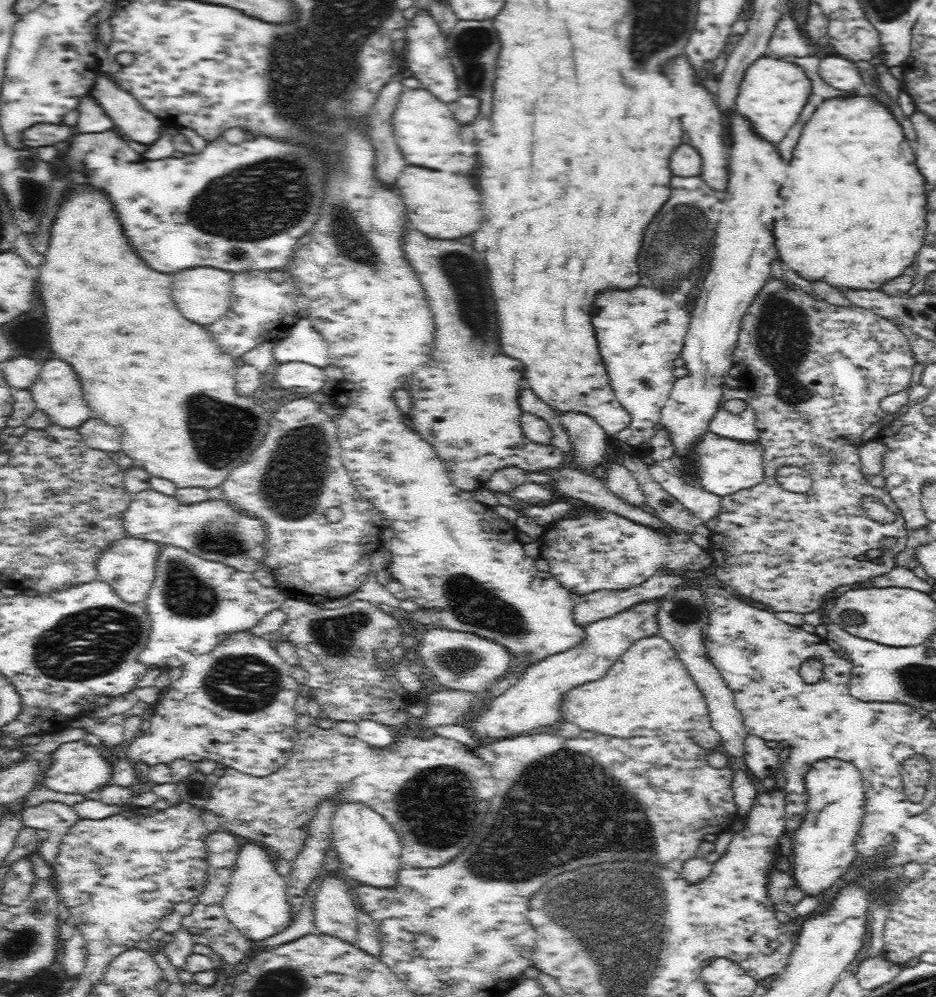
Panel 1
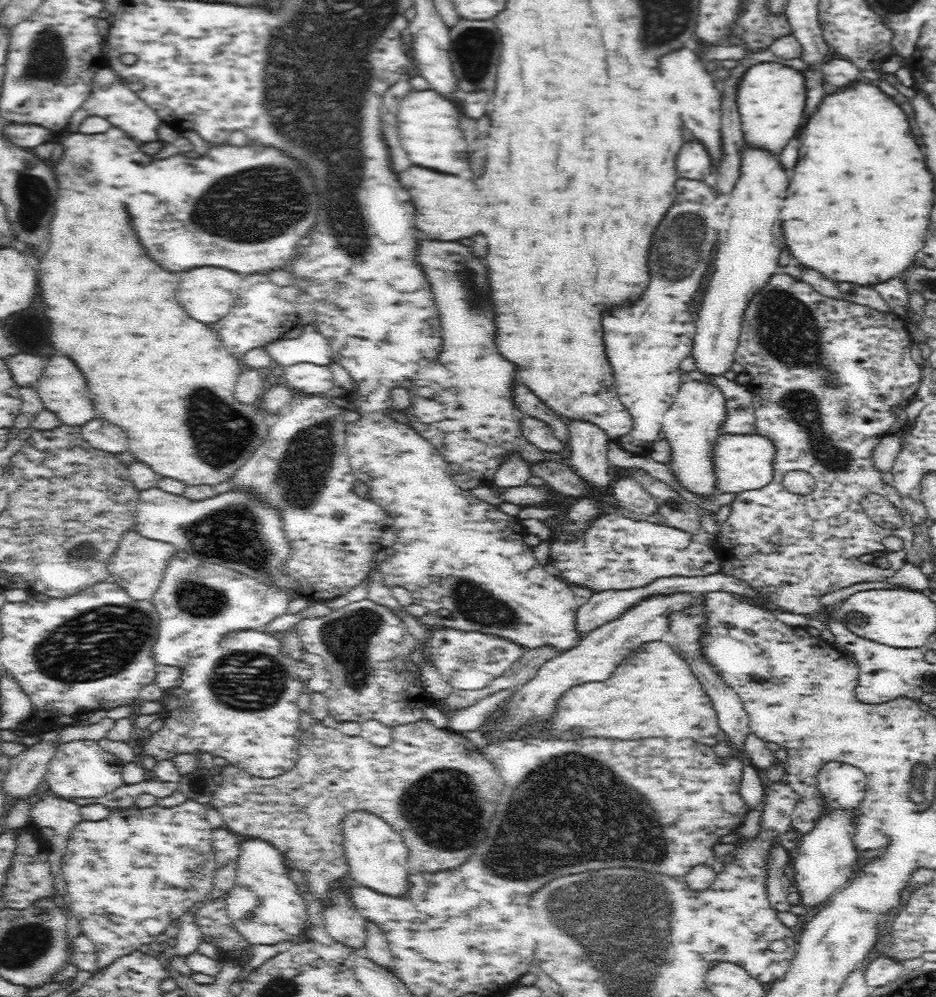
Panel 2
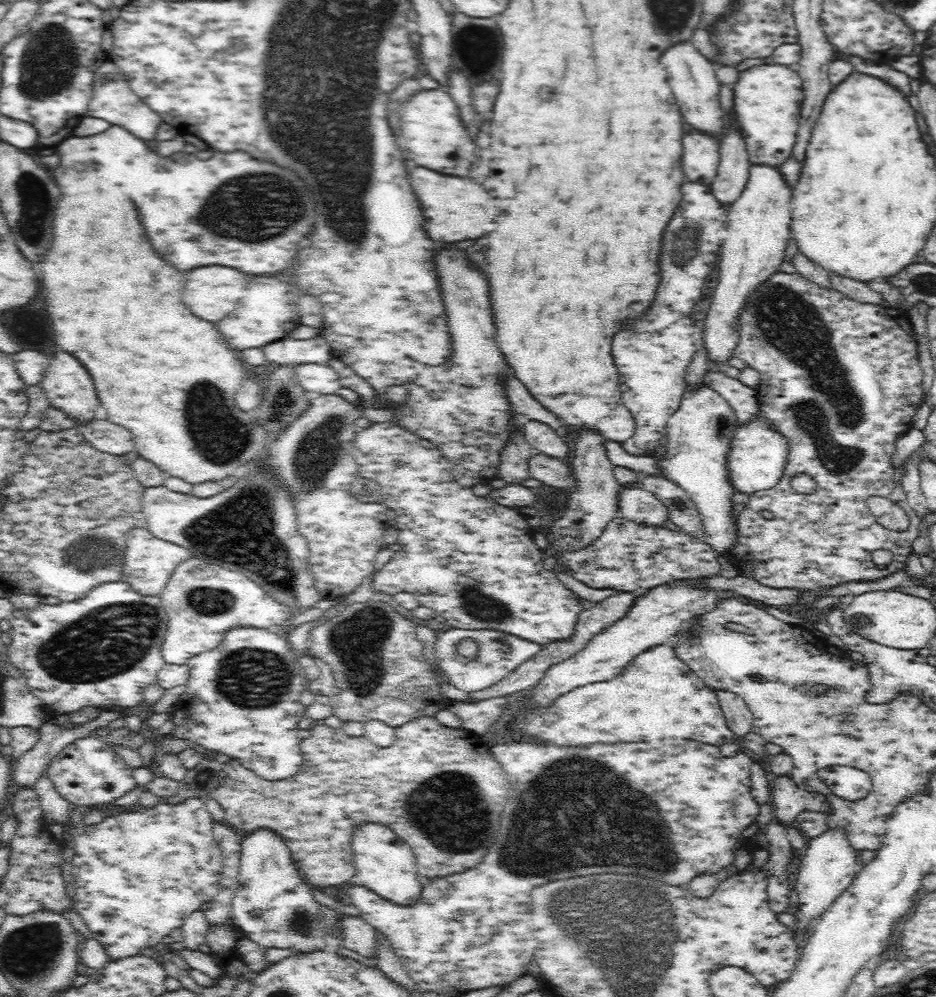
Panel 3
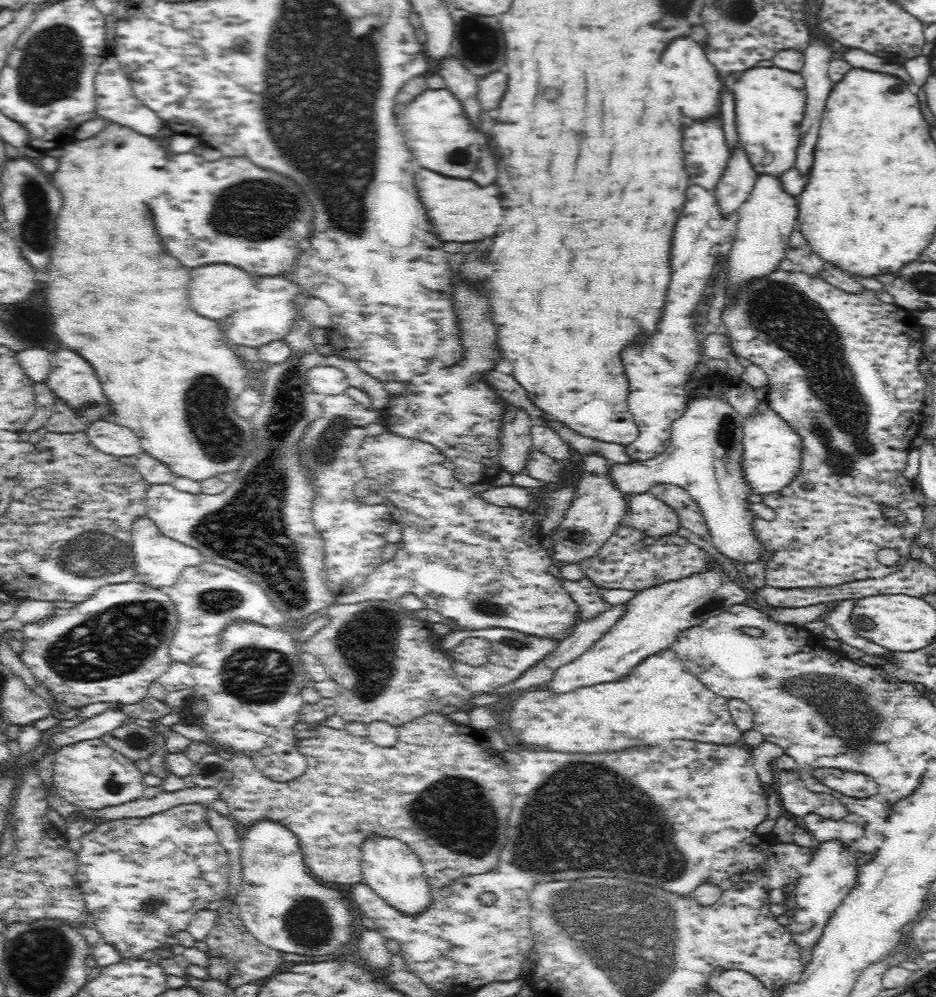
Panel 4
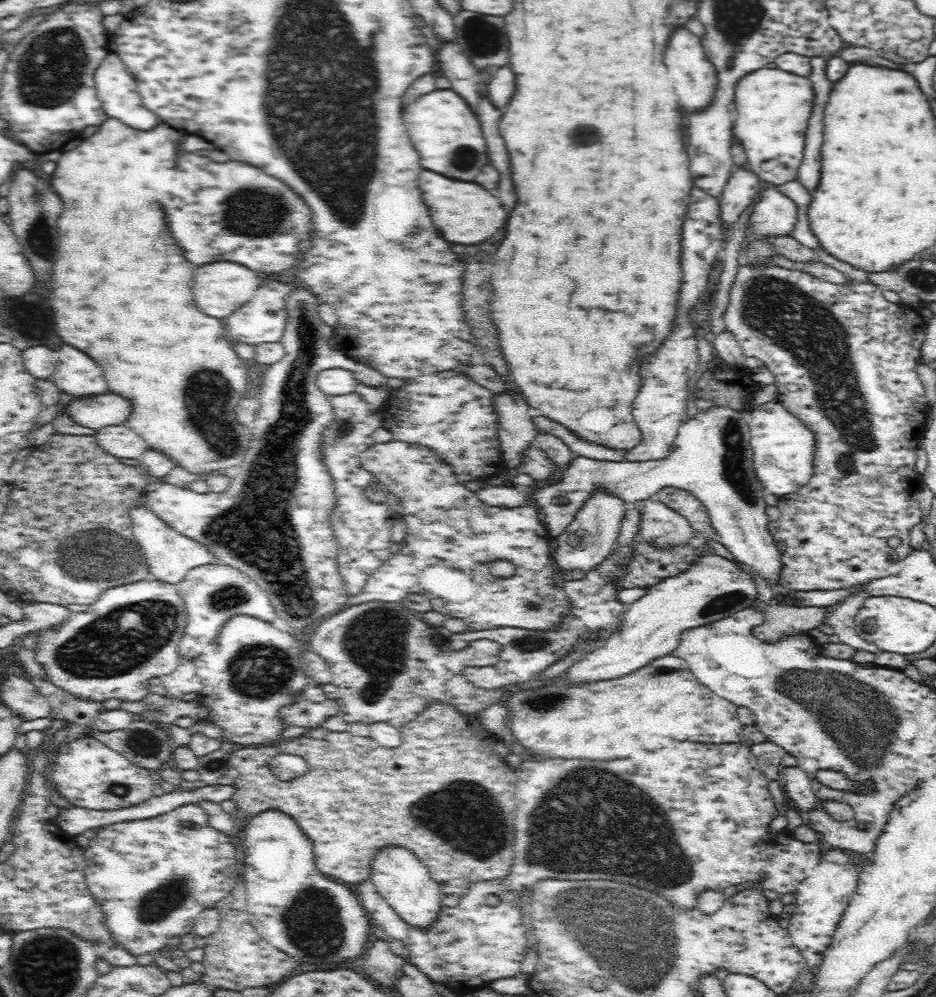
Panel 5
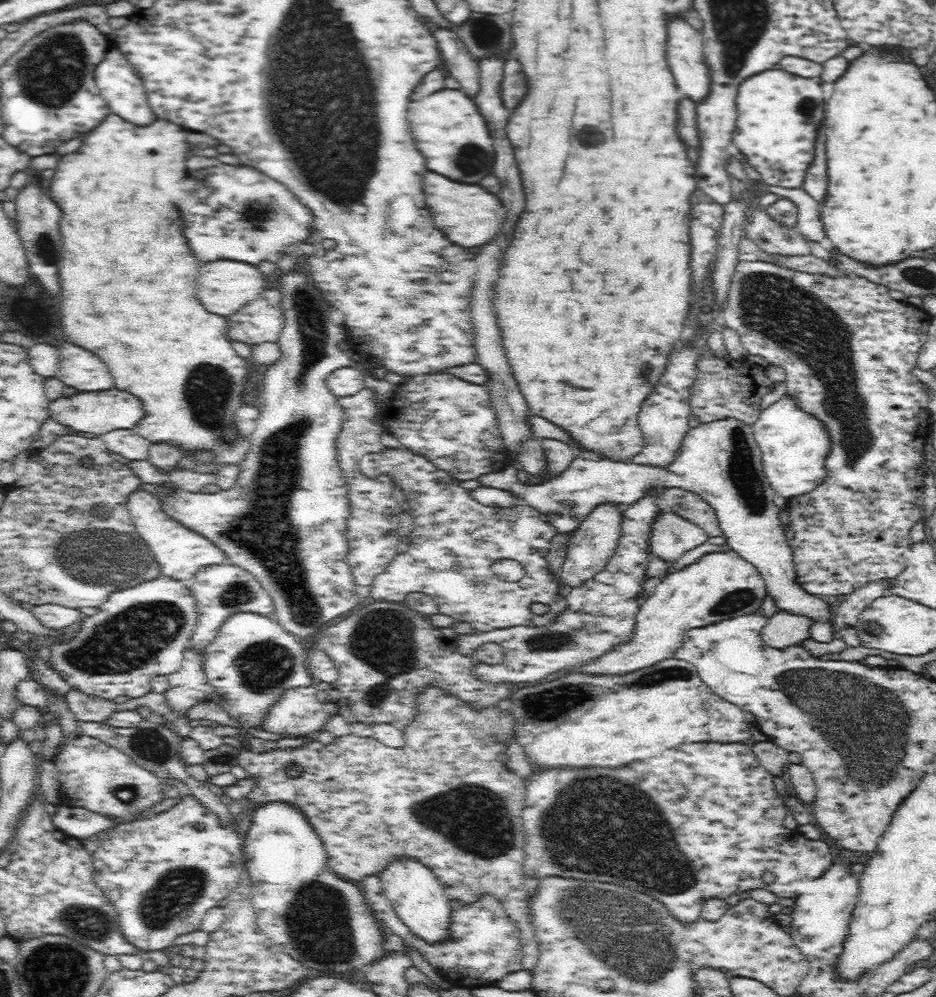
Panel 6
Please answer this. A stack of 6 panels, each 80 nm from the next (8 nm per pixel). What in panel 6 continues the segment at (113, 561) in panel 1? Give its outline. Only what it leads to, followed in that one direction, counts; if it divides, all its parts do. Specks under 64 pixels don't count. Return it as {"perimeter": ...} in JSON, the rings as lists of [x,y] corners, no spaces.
{"perimeter":[[[138,490],[128,497],[128,512],[133,522],[136,537],[140,538],[156,561],[160,576],[187,583],[189,578],[202,567],[226,562],[225,557],[215,544],[198,536],[161,511],[159,503],[144,490]]]}

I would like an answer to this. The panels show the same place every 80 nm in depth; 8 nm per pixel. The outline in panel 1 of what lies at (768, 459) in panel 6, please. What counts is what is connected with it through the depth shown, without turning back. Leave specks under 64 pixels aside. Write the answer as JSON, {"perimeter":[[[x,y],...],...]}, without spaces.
{"perimeter":[[[710,431],[702,433],[687,450],[687,455],[674,452],[663,464],[674,475],[684,478],[686,482],[701,487],[706,492],[724,497],[740,490],[750,489],[760,484],[763,479],[763,448],[759,442],[742,444],[721,438]]]}

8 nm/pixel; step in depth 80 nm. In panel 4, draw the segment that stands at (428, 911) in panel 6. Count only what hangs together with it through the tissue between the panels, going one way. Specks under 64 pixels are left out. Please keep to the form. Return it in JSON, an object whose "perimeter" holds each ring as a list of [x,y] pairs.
{"perimeter":[[[372,834],[364,837],[360,846],[360,884],[365,884],[400,911],[412,914],[420,912],[429,903],[431,885],[423,875],[419,856],[404,843],[394,837]]]}

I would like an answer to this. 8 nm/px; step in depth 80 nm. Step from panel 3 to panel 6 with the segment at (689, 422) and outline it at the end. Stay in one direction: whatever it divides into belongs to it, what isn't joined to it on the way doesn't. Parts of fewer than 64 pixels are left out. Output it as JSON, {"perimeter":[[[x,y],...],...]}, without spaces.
{"perimeter":[[[720,418],[702,422],[698,426],[688,427],[680,441],[676,456],[672,462],[665,465],[648,465],[615,461],[608,458],[575,458],[558,476],[554,476],[540,485],[523,484],[516,478],[517,471],[512,468],[484,474],[476,478],[483,486],[500,490],[514,491],[518,497],[525,500],[525,504],[538,509],[542,514],[548,514],[548,522],[555,528],[557,534],[567,534],[578,526],[587,512],[600,503],[618,503],[624,507],[642,500],[648,492],[660,492],[666,488],[680,488],[700,496],[712,508],[713,515],[721,530],[721,536],[726,538],[729,551],[735,552],[742,560],[749,562],[762,577],[767,594],[774,598],[775,605],[780,609],[792,613],[804,613],[814,617],[814,624],[810,626],[810,637],[816,642],[830,642],[834,639],[834,630],[829,624],[829,614],[833,605],[828,605],[817,595],[804,592],[793,581],[793,562],[791,548],[787,545],[785,531],[781,530],[779,515],[782,506],[775,492],[769,488],[768,480],[761,471],[761,450],[757,447],[751,426],[736,418]]]}

